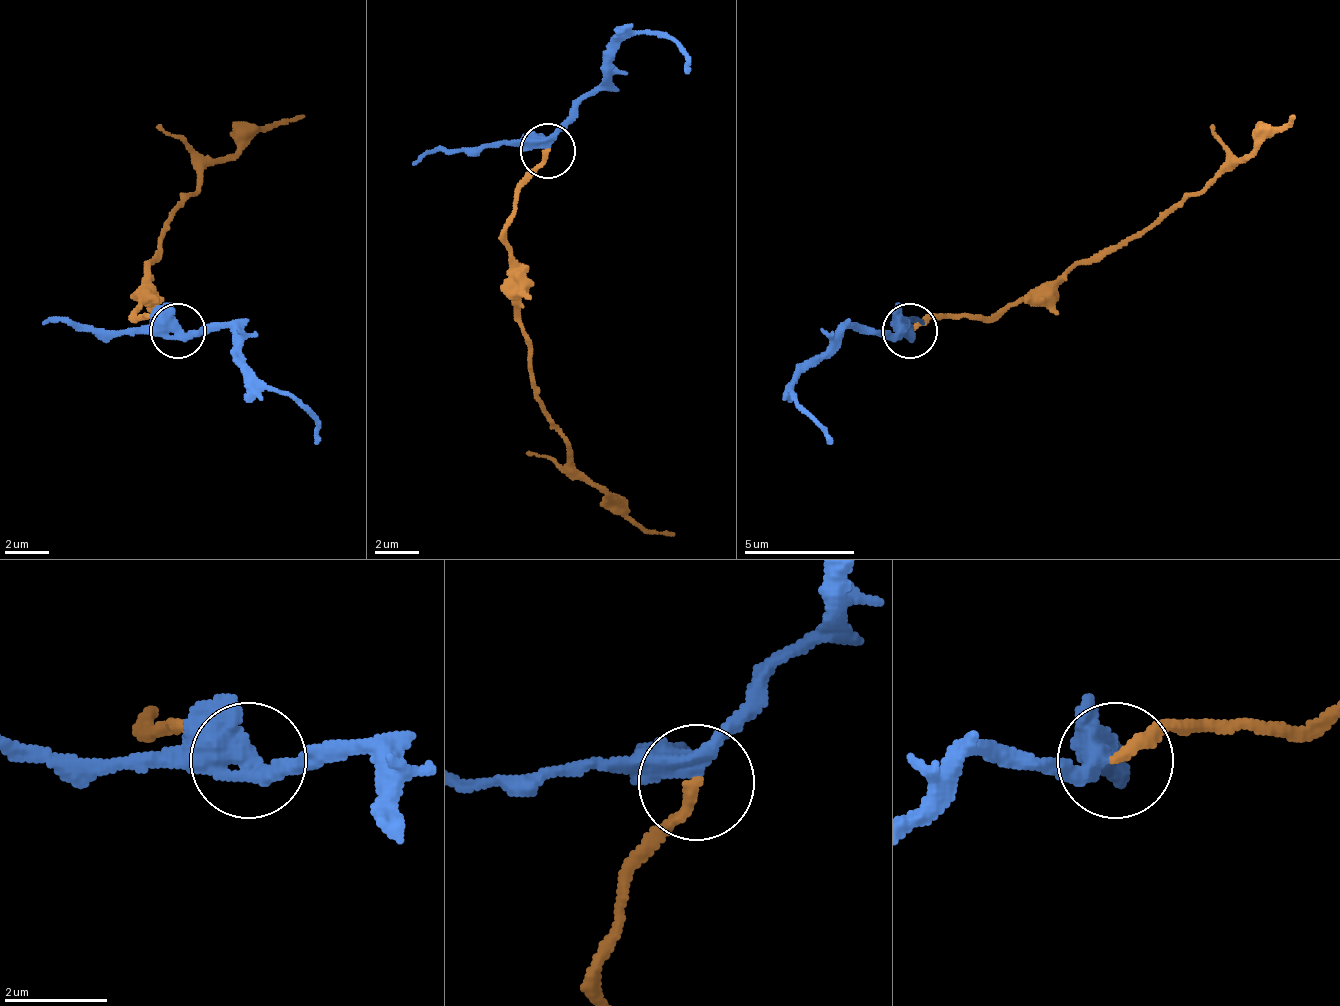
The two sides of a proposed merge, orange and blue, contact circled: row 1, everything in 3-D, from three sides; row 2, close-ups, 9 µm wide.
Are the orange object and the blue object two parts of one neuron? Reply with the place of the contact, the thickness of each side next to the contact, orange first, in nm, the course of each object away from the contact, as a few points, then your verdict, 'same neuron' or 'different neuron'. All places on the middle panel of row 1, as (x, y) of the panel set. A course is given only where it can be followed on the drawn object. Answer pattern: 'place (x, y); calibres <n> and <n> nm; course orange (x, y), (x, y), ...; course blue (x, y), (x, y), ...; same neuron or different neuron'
place (547, 150); calibres 220 and 440 nm; course orange (549, 149), (521, 187), (505, 248), (532, 391), (582, 474), (637, 523), (675, 534); course blue (549, 149), (598, 83), (626, 39), (664, 33), (686, 55), (686, 72); same neuron

